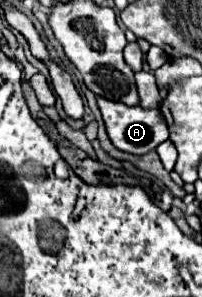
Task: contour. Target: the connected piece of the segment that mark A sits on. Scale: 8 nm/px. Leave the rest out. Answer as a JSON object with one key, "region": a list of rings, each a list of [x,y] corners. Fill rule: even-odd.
{"region":[[[97,97],[97,105],[103,113],[103,121],[109,133],[109,139],[113,141],[113,145],[125,153],[133,153],[133,155],[145,155],[149,151],[153,151],[159,143],[167,141],[169,133],[167,133],[167,123],[161,115],[159,109],[143,109],[139,105],[129,107],[125,103],[119,101],[109,101],[105,97]]]}

